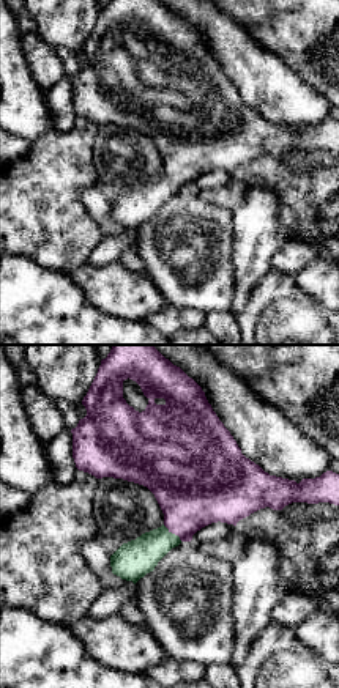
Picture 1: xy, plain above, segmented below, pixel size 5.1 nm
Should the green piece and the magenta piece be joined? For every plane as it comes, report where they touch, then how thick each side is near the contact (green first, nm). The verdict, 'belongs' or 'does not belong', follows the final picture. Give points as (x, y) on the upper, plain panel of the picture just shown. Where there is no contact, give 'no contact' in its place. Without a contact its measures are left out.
(171, 180) | 190/380 nm

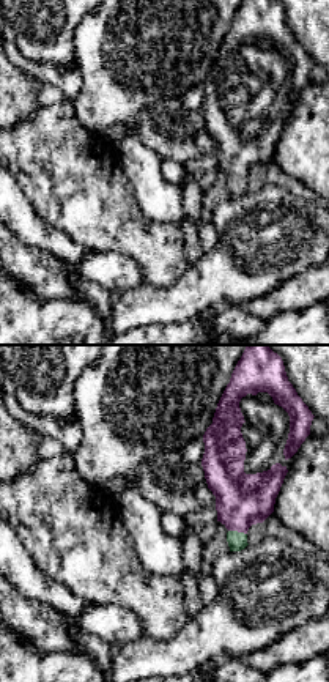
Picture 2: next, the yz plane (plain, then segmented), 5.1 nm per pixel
(236, 178) | 100/280 nm

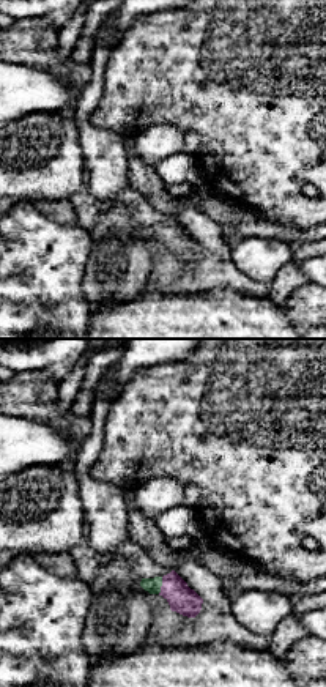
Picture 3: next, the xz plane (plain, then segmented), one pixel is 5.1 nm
(161, 232) | 80/140 nm

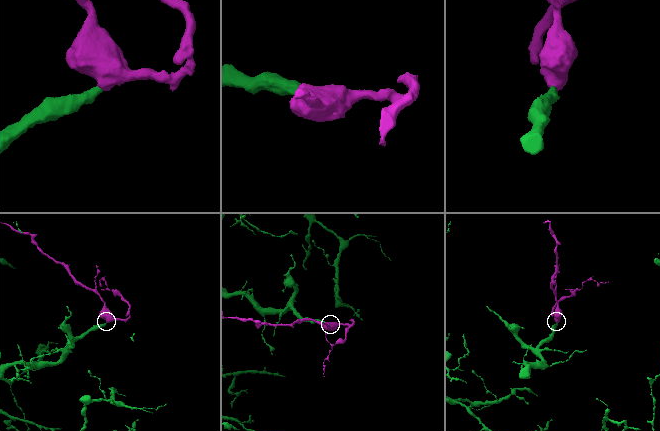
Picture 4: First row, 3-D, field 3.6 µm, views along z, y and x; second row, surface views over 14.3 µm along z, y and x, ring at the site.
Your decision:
belongs

